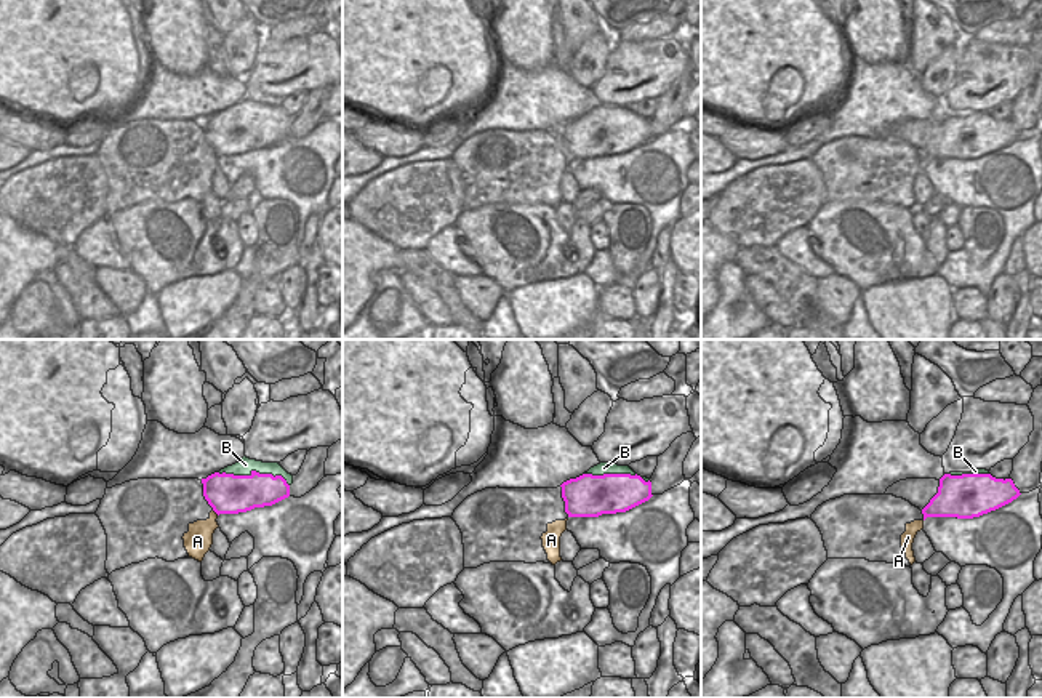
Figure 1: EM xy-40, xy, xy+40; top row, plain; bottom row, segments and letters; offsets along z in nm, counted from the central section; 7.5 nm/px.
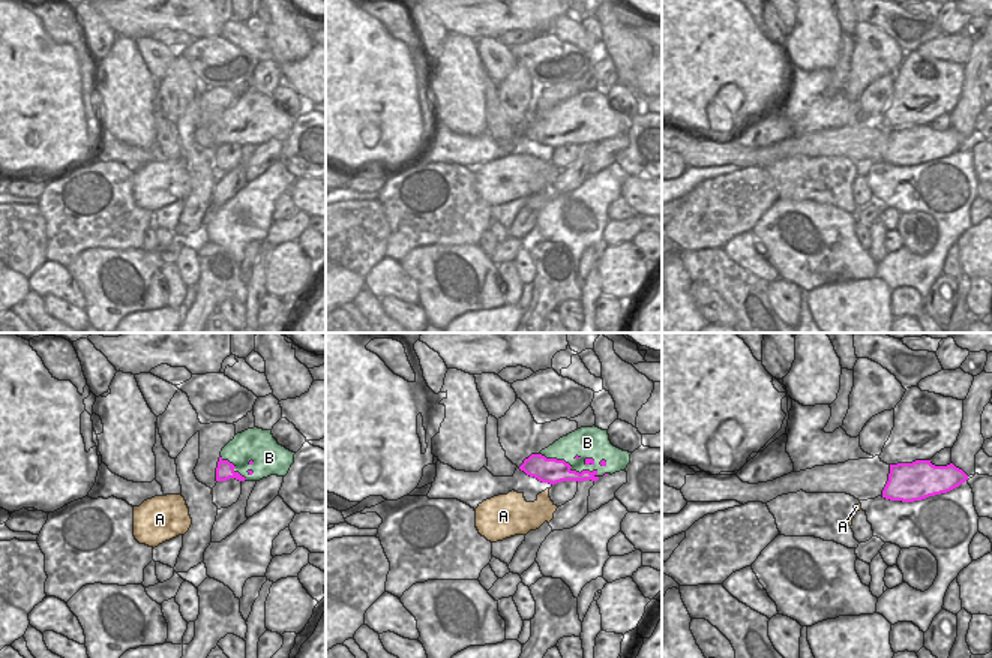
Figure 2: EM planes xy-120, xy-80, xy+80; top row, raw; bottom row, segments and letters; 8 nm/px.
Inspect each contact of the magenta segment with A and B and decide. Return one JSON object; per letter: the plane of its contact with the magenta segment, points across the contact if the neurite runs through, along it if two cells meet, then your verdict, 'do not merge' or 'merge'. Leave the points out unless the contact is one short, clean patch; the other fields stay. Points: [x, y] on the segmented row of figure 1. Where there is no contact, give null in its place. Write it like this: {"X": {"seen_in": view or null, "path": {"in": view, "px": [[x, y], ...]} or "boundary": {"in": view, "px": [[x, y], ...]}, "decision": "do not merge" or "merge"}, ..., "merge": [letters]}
{"A": {"seen_in": "xy-40", "path": {"in": "xy-40", "px": [[226, 493], [216, 513], [199, 538]]}, "decision": "merge"}, "B": {"seen_in": "xy-40", "decision": "do not merge"}, "merge": ["A"]}

